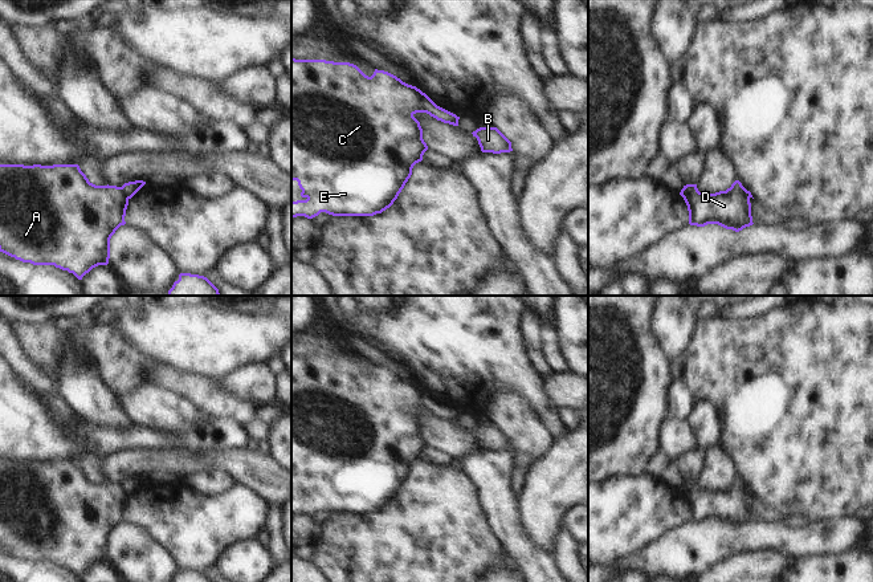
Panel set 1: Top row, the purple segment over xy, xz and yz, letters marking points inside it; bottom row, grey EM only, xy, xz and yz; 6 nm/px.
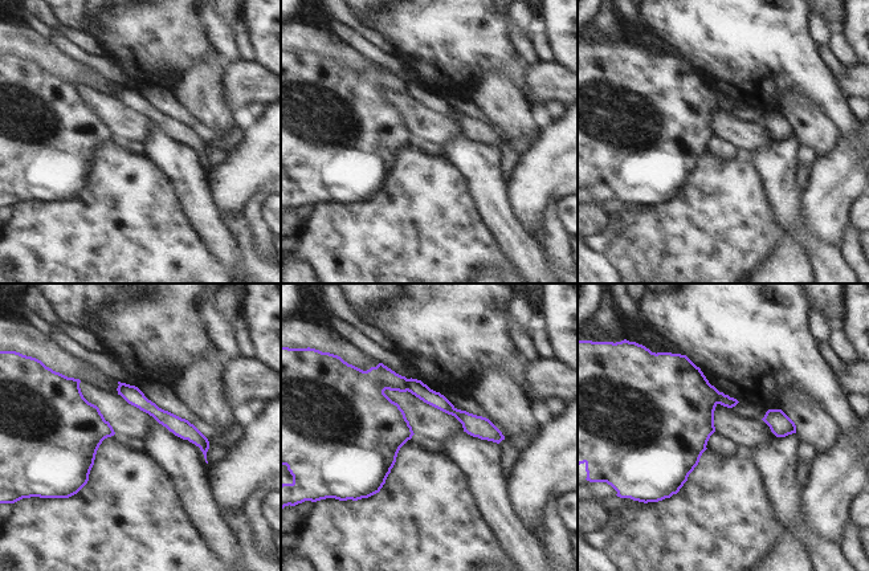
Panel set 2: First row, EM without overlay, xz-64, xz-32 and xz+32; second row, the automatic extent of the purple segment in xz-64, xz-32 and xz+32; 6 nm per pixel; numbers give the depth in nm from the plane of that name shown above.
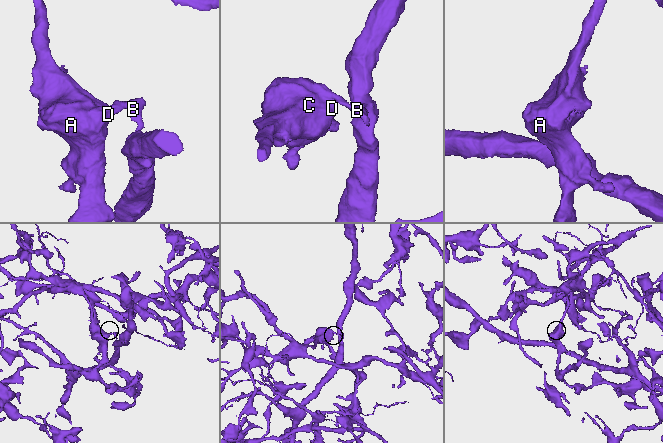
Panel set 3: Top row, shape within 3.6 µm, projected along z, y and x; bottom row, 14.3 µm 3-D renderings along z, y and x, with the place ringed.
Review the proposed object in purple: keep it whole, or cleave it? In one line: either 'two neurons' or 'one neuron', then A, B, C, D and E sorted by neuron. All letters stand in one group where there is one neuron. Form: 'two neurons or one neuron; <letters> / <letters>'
two neurons; A C D E / B

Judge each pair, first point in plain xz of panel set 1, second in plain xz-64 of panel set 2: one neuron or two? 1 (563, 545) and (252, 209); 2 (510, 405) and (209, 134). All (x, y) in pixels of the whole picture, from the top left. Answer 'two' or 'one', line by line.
1: one
2: two

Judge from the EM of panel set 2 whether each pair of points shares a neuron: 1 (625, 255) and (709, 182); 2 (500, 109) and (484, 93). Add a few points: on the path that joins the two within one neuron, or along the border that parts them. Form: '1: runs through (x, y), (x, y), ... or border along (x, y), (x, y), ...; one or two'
1: runs through (647, 244), (688, 203); one
2: runs through (496, 105), (488, 97); one

